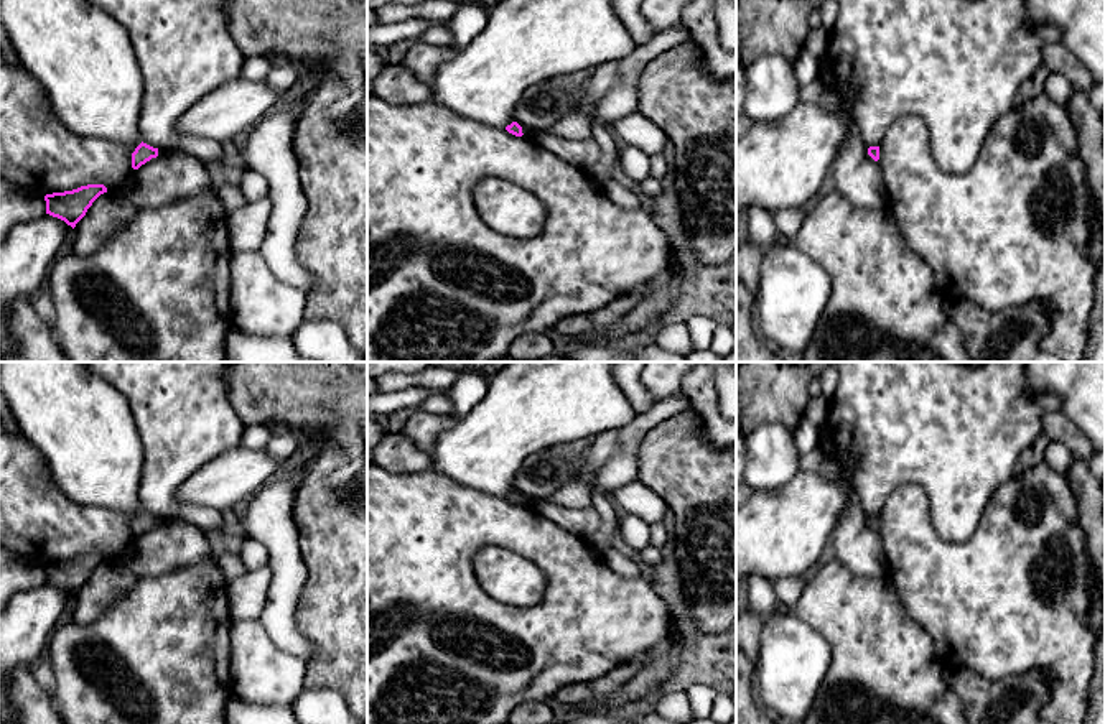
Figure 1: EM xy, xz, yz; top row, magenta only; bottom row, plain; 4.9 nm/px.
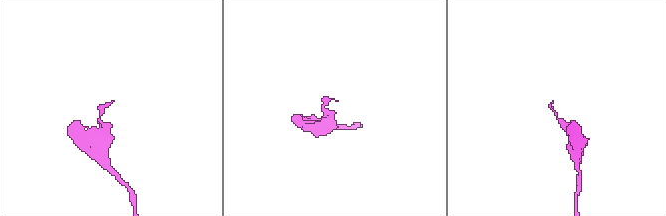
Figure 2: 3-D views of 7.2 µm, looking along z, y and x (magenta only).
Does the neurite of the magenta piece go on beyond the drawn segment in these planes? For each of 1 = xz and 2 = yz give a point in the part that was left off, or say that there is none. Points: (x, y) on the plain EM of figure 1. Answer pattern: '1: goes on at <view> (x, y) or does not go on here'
1: does not go on here
2: does not go on here

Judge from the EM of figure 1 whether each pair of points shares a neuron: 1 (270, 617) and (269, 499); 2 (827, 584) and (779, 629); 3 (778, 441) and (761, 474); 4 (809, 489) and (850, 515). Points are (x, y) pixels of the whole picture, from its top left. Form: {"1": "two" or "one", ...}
{"1": "one", "2": "two", "3": "one", "4": "two"}

